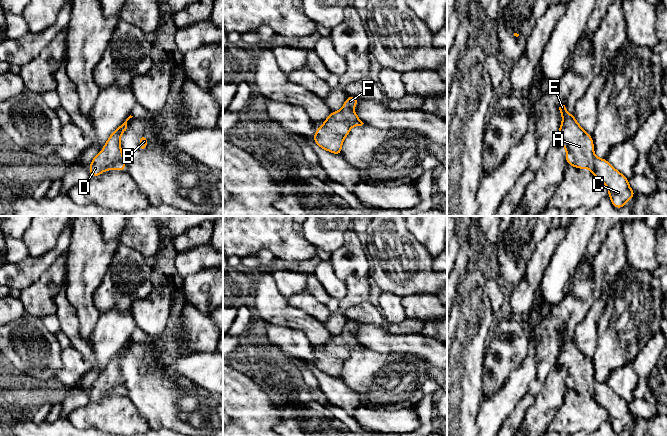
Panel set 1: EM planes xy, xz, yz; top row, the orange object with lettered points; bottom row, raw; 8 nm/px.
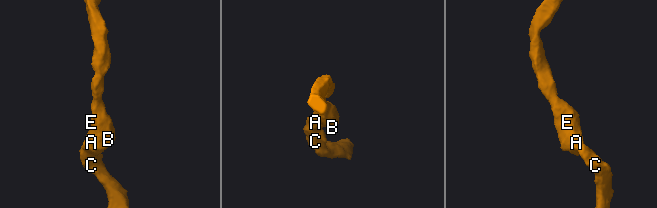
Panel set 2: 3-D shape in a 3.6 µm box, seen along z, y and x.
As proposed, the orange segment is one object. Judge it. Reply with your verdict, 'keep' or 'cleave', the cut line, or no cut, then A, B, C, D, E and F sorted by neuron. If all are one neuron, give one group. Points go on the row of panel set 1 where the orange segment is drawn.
keep | no cut | A B C D E F

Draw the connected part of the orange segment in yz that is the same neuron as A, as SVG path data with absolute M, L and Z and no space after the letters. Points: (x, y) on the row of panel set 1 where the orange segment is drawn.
M564 101L558 105L558 111L562 114L562 124L558 130L556 143L564 145L566 148L566 163L583 169L588 167L590 172L608 188L609 198L613 206L617 209L627 204L628 200L635 197L635 192L629 187L628 178L617 171L606 159L597 158L594 155L594 144L591 135L588 135L584 129L577 123L574 114L569 114L566 110Z

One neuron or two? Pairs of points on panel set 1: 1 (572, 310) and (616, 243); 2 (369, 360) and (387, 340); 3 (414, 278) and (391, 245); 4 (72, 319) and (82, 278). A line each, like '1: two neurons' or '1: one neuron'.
1: one neuron
2: two neurons
3: one neuron
4: two neurons

